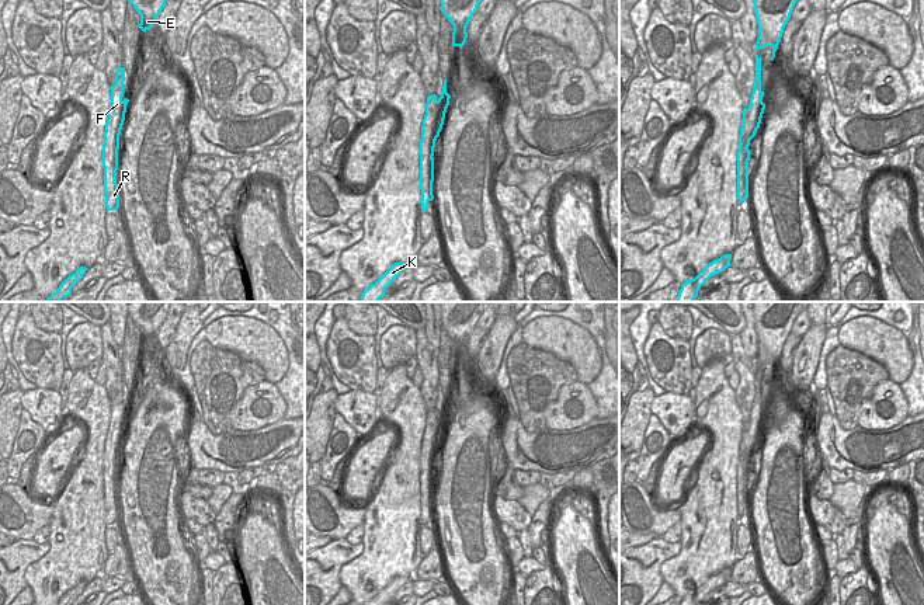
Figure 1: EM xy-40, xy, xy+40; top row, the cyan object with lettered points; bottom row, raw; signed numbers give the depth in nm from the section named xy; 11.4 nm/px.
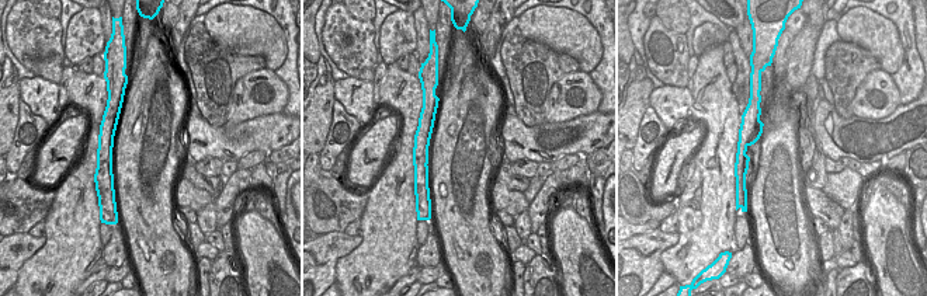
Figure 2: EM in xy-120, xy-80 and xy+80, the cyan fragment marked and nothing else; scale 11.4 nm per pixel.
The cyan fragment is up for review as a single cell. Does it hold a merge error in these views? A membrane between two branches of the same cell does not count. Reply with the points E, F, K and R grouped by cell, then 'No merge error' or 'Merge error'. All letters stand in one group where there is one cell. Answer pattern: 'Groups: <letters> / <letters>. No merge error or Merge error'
Groups: E K / F R. Merge error.

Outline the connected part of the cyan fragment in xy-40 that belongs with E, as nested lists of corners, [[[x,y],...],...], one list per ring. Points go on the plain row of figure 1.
[[[126,302],[128,316],[140,330],[139,343],[149,345],[163,321],[171,302]]]

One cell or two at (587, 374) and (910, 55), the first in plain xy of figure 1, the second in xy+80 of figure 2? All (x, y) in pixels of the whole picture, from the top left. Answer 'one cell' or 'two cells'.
two cells

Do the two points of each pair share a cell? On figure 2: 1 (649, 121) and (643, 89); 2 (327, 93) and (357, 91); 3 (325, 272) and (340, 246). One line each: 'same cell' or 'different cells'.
1: different cells
2: different cells
3: same cell

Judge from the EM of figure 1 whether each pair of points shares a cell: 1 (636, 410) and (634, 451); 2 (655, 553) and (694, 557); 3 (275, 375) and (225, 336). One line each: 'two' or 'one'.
1: one
2: two
3: one

